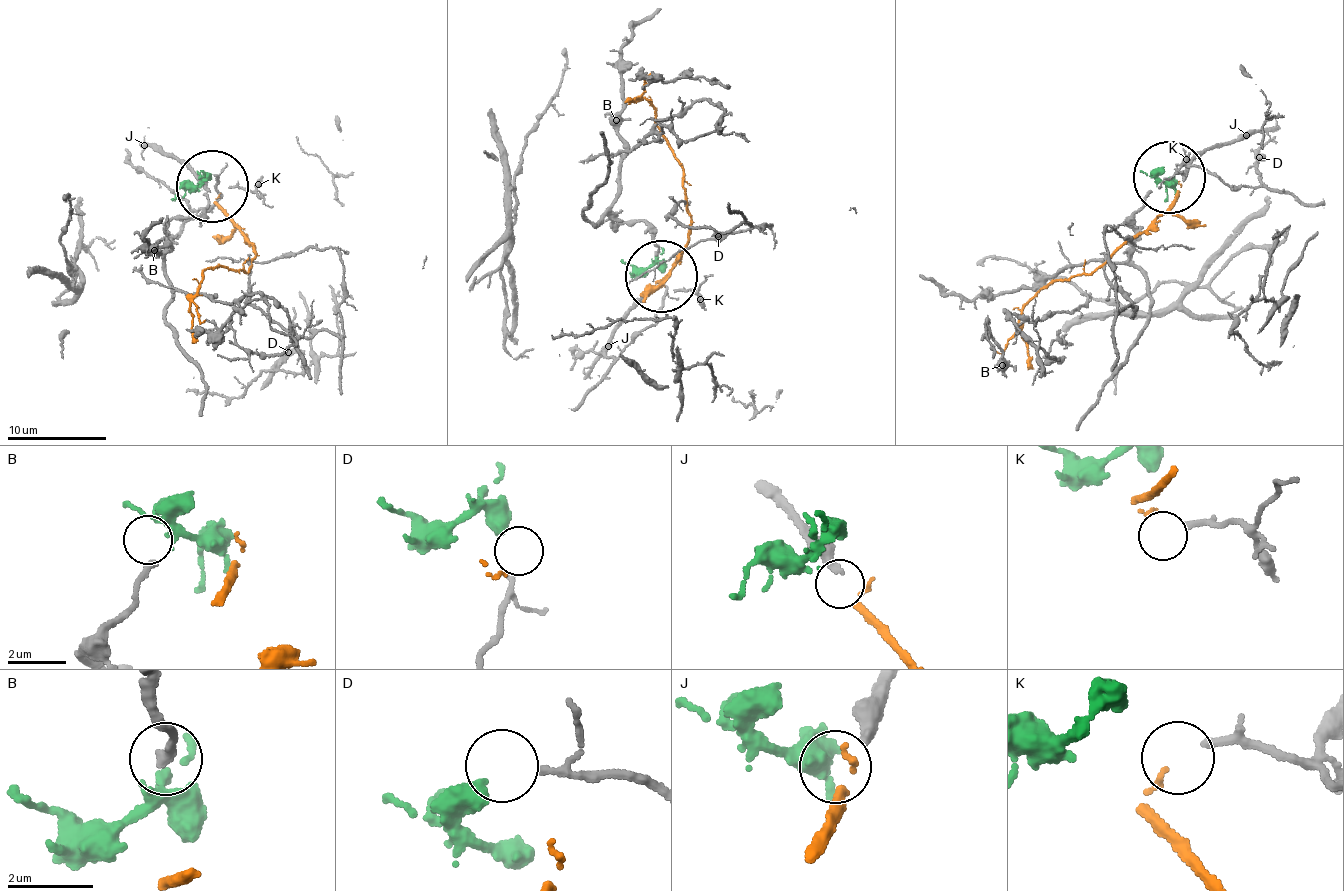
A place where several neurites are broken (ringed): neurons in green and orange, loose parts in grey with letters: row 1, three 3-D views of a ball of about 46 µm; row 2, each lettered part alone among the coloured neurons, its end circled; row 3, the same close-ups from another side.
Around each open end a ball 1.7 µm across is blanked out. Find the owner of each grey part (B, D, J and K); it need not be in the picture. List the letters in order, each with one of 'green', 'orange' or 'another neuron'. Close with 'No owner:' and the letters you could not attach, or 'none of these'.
B: green
D: another neuron
J: orange
K: another neuron
No owner: D, K

